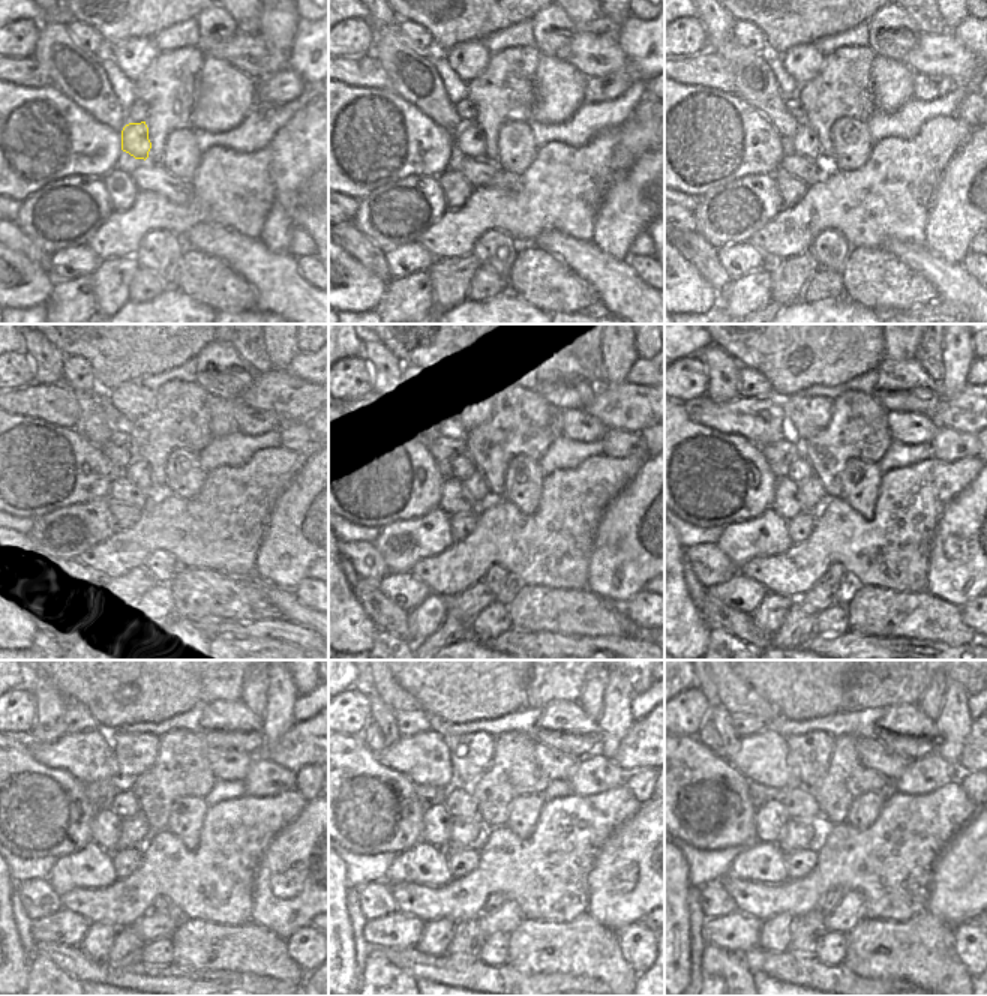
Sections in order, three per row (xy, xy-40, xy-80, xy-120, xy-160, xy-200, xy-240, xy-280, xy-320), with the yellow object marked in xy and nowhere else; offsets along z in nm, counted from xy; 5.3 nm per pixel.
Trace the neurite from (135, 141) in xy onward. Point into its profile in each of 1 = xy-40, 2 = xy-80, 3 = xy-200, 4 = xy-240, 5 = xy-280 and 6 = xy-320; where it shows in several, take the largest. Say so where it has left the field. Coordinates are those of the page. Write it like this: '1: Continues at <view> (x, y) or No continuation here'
1: Continues at xy-40 (470, 141)
2: Continues at xy-80 (804, 143)
3: Continues at xy-200 (810, 494)
4: Continues at xy-240 (134, 833)
5: Continues at xy-280 (465, 833)
6: Continues at xy-320 (797, 834)

